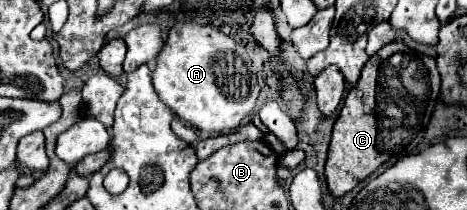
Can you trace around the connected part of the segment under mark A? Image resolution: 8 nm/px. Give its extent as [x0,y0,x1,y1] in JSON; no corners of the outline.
[153,22,261,134]

